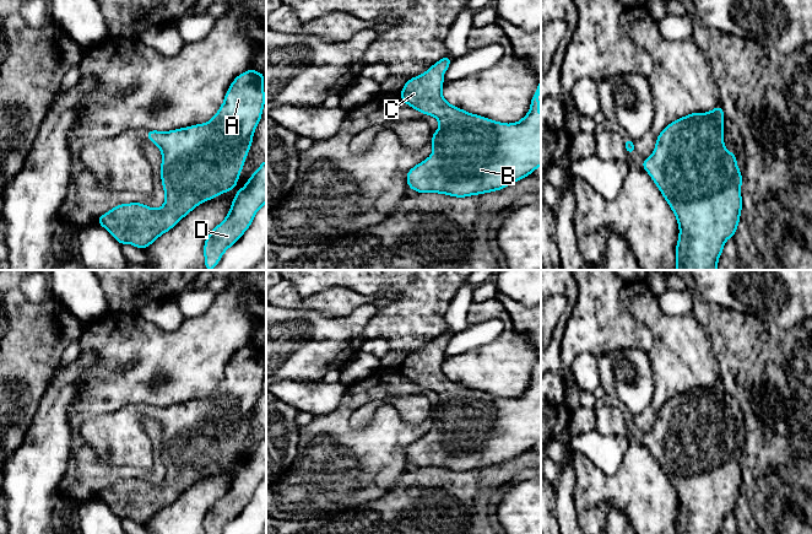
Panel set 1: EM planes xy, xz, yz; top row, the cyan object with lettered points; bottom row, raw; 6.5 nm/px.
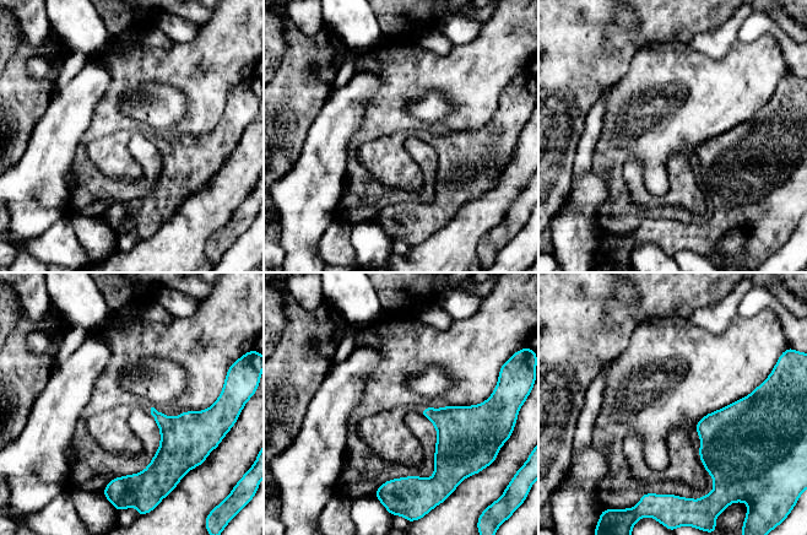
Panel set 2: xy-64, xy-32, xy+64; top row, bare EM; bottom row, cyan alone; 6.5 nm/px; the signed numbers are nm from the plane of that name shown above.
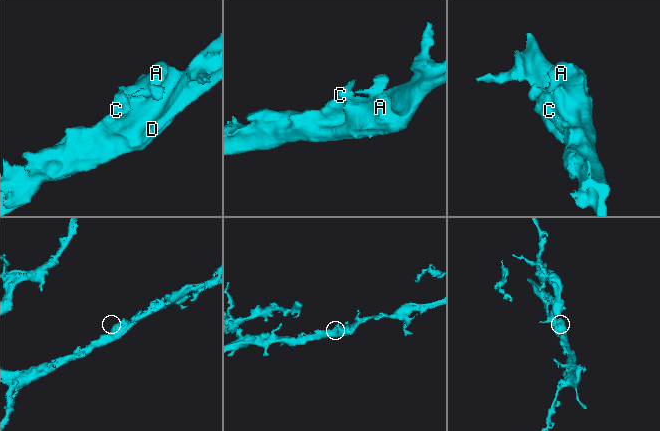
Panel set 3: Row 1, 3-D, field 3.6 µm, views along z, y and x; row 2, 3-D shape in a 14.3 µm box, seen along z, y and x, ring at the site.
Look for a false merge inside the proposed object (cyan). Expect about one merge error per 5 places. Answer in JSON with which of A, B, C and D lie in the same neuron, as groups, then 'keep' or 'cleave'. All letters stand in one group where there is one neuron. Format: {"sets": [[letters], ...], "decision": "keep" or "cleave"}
{"sets": [["A", "B", "C", "D"]], "decision": "keep"}

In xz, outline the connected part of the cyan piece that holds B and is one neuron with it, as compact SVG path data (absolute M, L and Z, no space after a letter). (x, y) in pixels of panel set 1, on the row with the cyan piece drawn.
M445 55L431 66L424 74L408 79L402 87L400 98L423 114L435 117L439 120L439 129L432 135L433 153L419 164L412 167L406 176L408 188L417 193L440 193L456 198L485 194L504 189L505 187L530 176L541 166L541 117L540 117L540 91L541 79L531 97L530 112L518 123L504 124L471 114L461 108L450 106L442 96L444 80L442 75L446 72L451 58Z

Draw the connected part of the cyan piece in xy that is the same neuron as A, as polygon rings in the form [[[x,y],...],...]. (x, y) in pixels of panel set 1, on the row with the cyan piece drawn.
[[[253,69],[244,71],[233,80],[223,104],[210,122],[172,131],[147,130],[147,139],[162,151],[161,178],[166,192],[163,206],[156,210],[142,203],[120,204],[96,222],[108,230],[121,246],[131,243],[145,249],[199,204],[233,189],[250,151],[253,133],[261,119],[264,81],[265,74]]]

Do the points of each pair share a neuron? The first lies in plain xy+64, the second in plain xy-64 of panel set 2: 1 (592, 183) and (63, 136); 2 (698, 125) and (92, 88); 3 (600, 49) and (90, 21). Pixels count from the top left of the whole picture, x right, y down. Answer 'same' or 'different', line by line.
1: same
2: different
3: different

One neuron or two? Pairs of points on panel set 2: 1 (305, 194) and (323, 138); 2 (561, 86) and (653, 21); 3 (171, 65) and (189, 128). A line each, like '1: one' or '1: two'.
1: one
2: one
3: one

